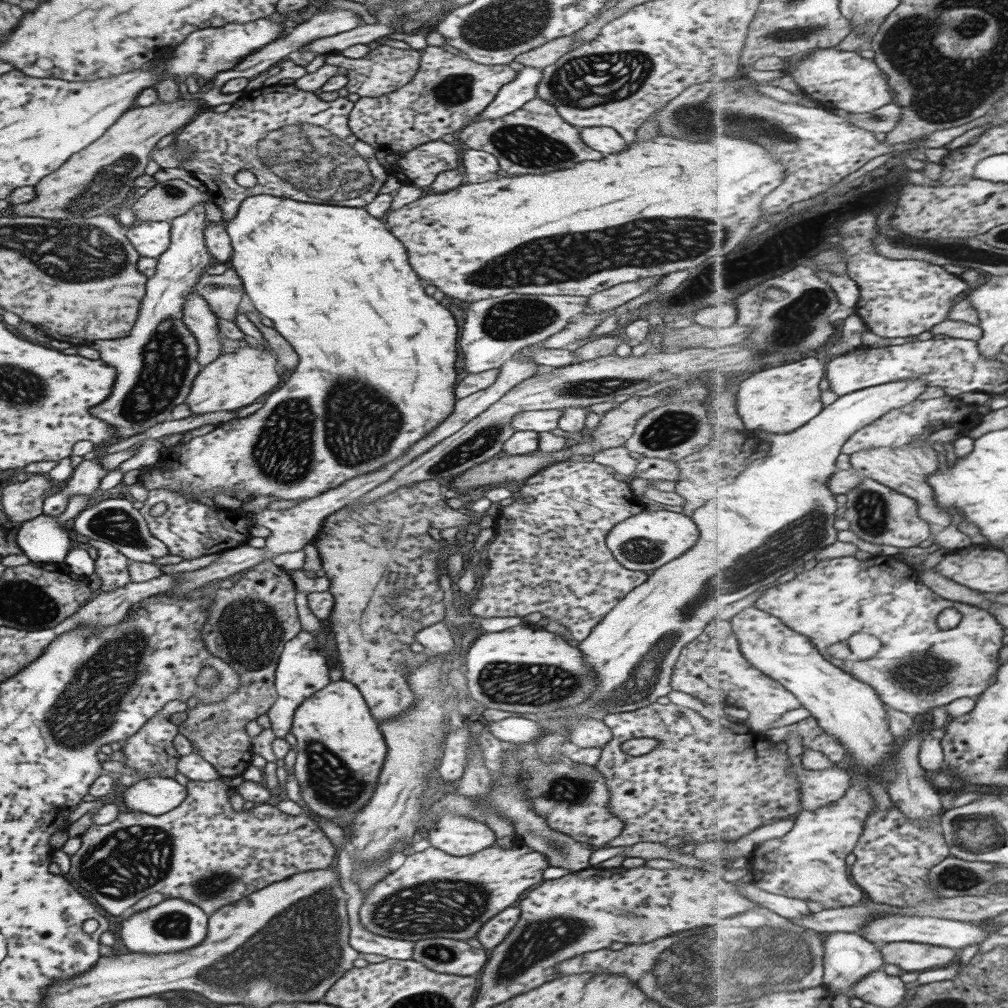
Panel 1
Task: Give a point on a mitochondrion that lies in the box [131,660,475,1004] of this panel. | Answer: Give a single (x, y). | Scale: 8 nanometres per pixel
(300, 949)

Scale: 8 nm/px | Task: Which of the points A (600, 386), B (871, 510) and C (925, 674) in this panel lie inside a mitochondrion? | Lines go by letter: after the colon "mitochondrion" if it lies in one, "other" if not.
A: mitochondrion
B: mitochondrion
C: mitochondrion

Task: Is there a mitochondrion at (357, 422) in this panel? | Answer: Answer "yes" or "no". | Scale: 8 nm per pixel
yes

